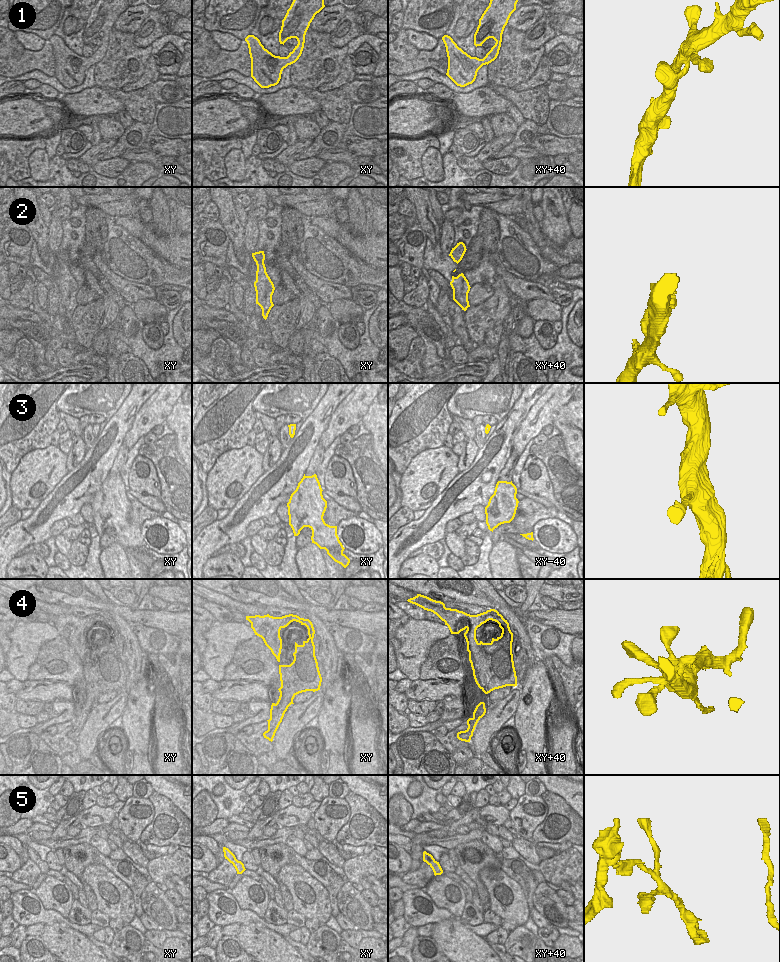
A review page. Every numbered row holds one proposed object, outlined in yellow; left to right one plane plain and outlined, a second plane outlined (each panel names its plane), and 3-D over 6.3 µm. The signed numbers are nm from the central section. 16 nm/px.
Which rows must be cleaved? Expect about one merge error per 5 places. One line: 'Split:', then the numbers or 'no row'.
Split: 2

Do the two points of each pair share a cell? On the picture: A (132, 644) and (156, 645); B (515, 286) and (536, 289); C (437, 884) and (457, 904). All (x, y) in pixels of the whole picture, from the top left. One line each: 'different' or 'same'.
A: different
B: same
C: same

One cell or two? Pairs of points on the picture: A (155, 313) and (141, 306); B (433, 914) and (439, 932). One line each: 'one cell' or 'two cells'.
A: one cell
B: two cells

